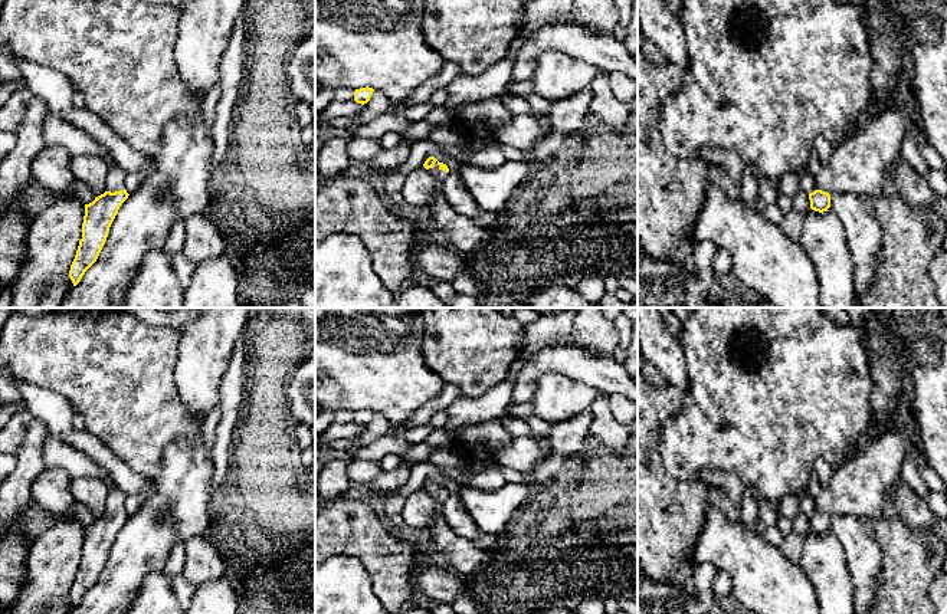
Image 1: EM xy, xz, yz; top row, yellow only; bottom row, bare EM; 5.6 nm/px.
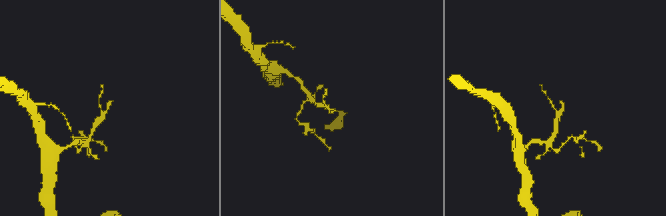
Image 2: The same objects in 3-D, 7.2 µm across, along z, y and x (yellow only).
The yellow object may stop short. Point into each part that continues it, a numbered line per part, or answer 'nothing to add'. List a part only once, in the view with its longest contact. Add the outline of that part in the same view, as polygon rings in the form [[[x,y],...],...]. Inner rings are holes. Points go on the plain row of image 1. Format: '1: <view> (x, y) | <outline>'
1: xz (464, 557) | [[[438,483],[427,493],[438,503],[433,523],[429,526],[432,548],[448,558],[448,568],[452,572],[459,577],[471,575],[482,564],[485,552],[475,546],[469,539],[456,535],[446,523],[442,506],[448,495],[439,490]]]

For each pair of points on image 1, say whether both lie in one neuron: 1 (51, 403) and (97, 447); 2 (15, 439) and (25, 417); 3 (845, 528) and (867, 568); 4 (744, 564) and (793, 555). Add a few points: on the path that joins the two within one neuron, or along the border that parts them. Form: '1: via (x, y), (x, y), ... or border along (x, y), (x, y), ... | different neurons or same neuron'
1: via (58, 416), (84, 442) | same neuron
2: via (15, 433), (19, 423) | same neuron
3: via (854, 538), (864, 558) | same neuron
4: border along (779, 547), (789, 560), (798, 564) | different neurons

